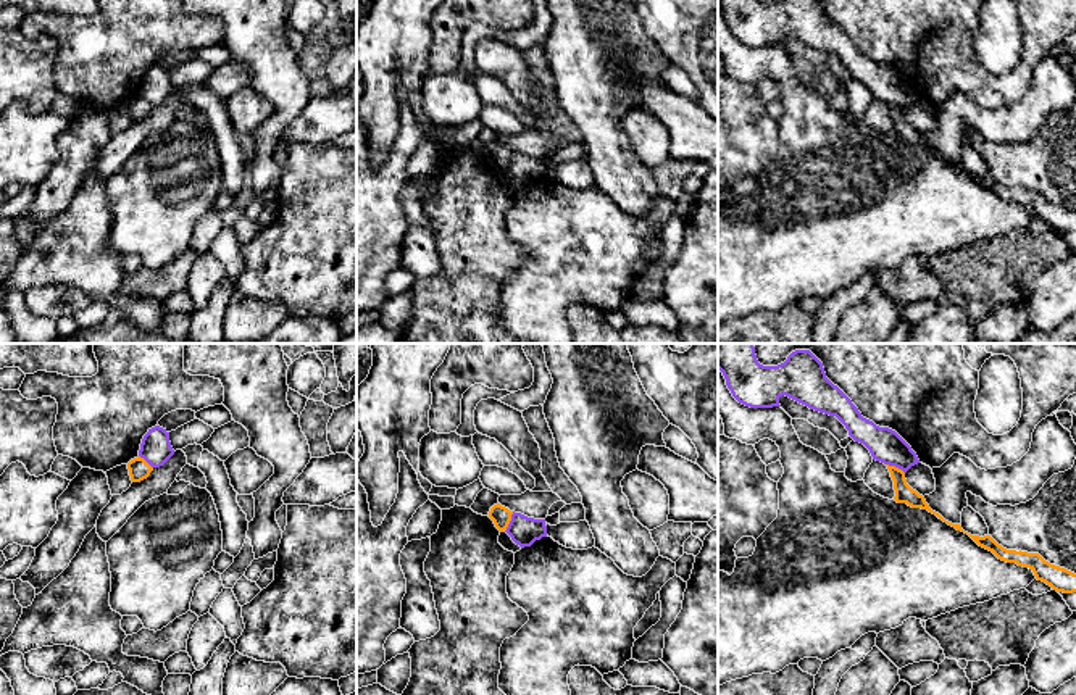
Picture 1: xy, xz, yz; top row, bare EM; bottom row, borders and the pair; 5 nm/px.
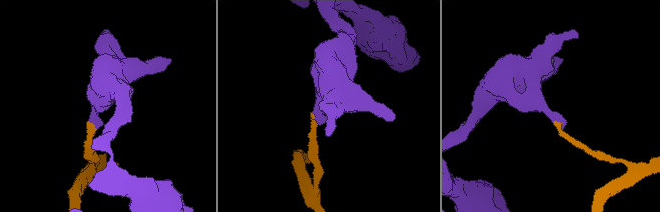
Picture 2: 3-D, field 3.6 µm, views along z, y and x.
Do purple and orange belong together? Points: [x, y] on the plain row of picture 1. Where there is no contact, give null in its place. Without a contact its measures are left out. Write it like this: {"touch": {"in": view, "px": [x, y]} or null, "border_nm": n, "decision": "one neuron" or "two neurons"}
{"touch": {"in": "xz", "px": [510, 160]}, "border_nm": 110, "decision": "two neurons"}

